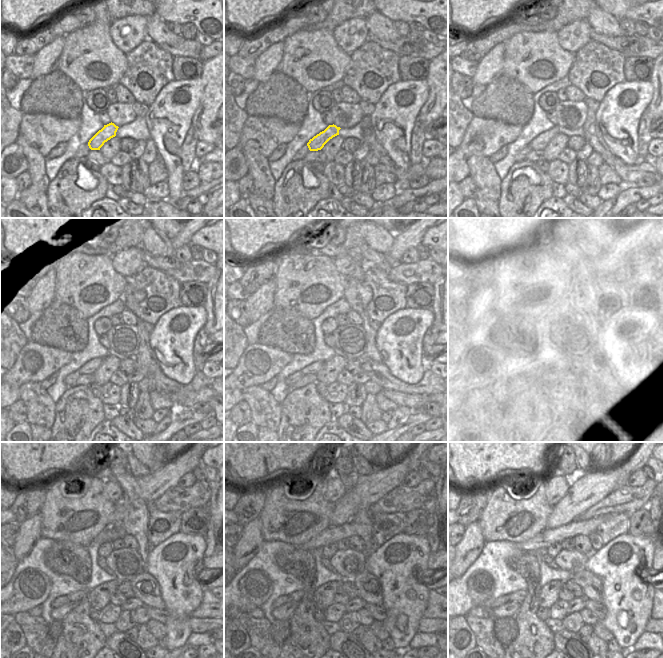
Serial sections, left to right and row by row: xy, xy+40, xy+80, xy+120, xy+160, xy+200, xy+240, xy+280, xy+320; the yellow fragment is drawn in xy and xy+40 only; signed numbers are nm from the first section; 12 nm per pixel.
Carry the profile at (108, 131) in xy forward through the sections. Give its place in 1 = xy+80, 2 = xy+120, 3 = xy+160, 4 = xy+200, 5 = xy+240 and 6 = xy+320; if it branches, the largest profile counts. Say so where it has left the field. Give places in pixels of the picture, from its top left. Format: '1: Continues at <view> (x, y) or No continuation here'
1: Continues at xy+80 (541, 141)
2: Continues at xy+120 (90, 367)
3: Continues at xy+160 (313, 368)
4: Continues at xy+200 (527, 373)
5: Continues at xy+240 (77, 596)
6: Continues at xy+320 (518, 596)

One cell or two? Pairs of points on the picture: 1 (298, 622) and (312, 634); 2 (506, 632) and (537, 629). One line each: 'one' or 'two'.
1: one
2: two

